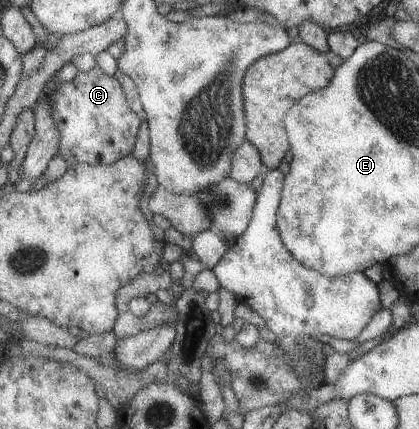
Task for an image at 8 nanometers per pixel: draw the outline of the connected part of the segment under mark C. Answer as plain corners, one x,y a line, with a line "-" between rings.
97,66
89,73
78,73
72,81
62,82
52,96
52,112
62,133
59,155
66,157
71,167
78,163
114,164
131,155
142,125
142,119
128,103
122,83

